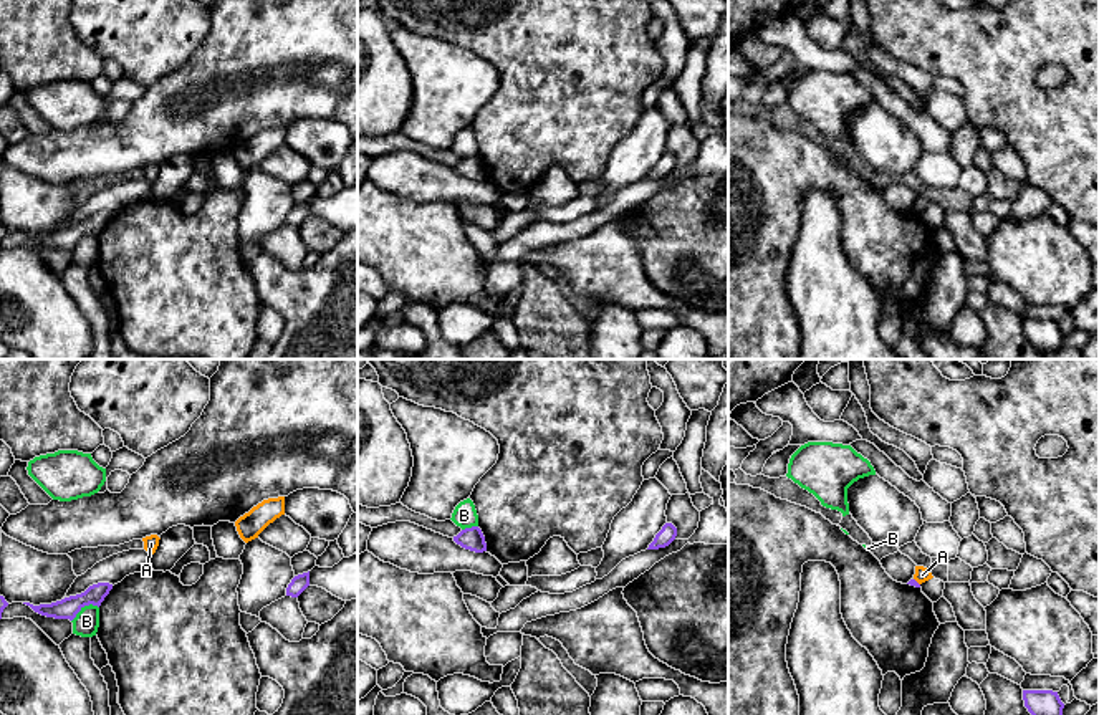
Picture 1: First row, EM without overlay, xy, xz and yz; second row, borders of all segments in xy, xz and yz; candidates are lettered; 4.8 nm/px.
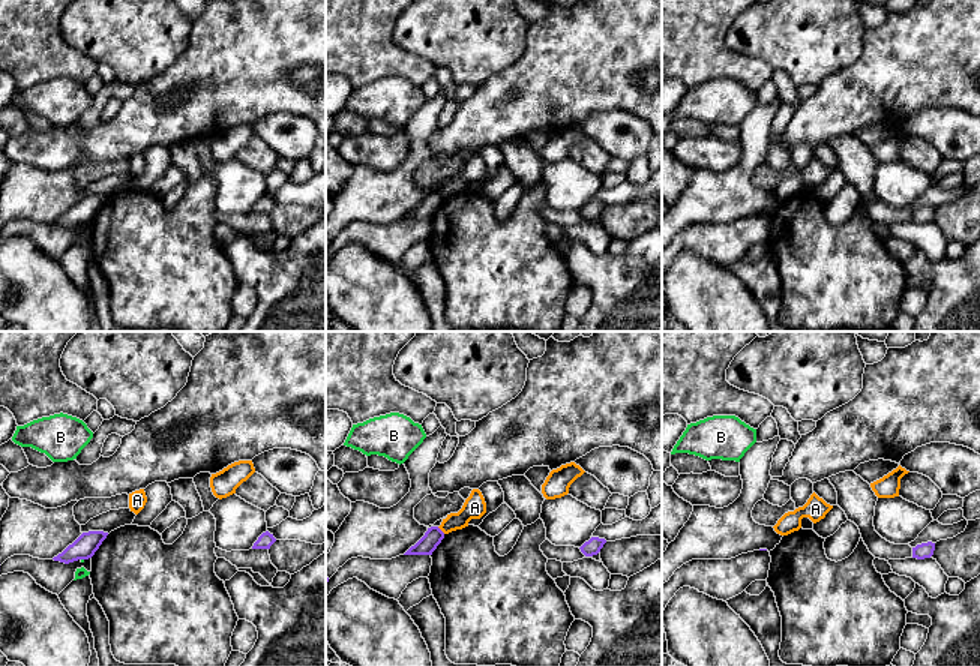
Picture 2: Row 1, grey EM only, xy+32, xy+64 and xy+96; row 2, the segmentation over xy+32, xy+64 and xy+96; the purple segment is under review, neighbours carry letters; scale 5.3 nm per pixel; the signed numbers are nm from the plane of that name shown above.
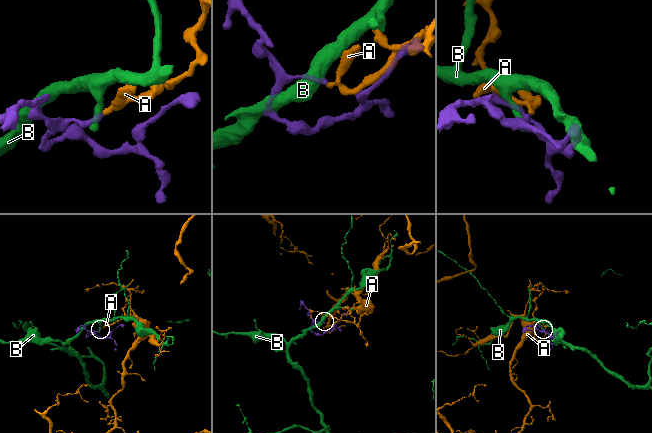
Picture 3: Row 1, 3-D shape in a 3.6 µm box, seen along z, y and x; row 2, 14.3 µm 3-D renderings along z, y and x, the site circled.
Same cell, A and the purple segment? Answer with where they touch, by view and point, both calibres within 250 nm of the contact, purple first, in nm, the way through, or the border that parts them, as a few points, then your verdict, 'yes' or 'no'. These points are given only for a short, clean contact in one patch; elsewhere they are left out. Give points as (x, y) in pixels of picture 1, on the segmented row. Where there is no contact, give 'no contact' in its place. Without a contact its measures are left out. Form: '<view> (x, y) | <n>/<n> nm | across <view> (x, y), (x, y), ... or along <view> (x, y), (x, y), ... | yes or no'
yz (916, 581) | 30/70 nm | along yz (914, 578), (919, 585) | no

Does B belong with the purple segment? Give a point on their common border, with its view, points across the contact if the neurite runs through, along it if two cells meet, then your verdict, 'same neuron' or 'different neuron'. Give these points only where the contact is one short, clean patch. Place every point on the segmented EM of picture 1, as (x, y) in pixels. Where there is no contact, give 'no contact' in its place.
contact xy (83, 606); border xy (98, 606), (86, 604), (71, 621); different neuron

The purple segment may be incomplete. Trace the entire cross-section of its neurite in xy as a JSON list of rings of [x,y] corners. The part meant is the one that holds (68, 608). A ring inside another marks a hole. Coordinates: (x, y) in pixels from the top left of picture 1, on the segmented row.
[[[98,583],[89,586],[81,594],[70,596],[51,604],[40,604],[40,606],[33,606],[30,602],[23,602],[23,604],[30,606],[35,612],[41,616],[73,621],[84,606],[93,604],[99,607],[111,589],[113,589],[113,584]]]

